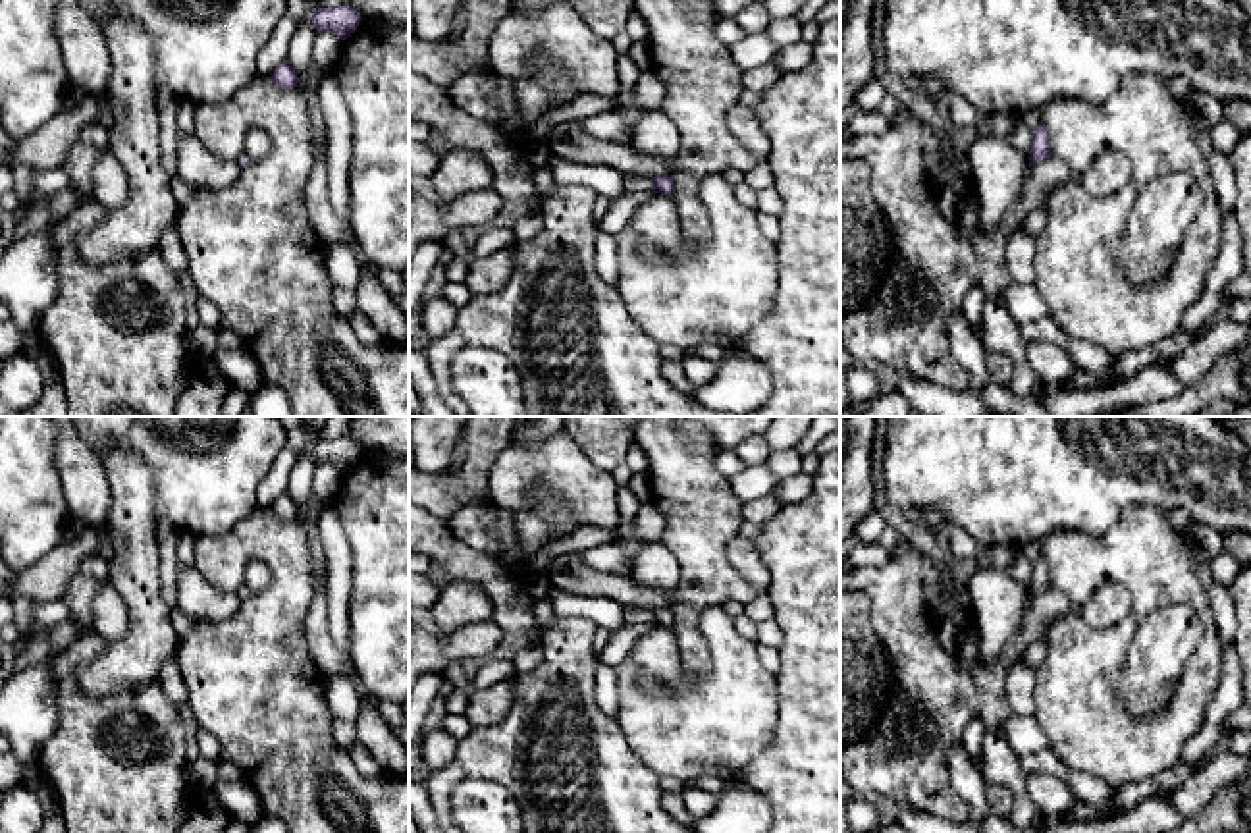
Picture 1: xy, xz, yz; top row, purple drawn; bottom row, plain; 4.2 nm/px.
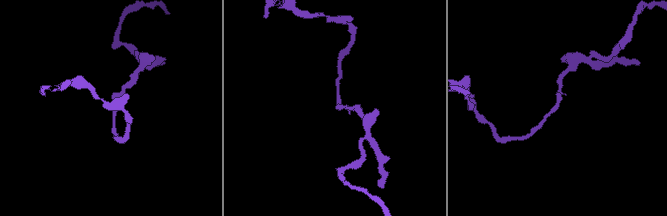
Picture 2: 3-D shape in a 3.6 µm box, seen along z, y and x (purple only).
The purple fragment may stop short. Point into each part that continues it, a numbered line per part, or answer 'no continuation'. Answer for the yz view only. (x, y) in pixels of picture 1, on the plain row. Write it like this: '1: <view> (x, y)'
no continuation

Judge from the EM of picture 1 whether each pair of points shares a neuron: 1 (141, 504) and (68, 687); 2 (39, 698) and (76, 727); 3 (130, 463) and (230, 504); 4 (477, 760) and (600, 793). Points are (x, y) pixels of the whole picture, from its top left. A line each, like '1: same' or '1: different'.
1: different
2: different
3: different
4: same

